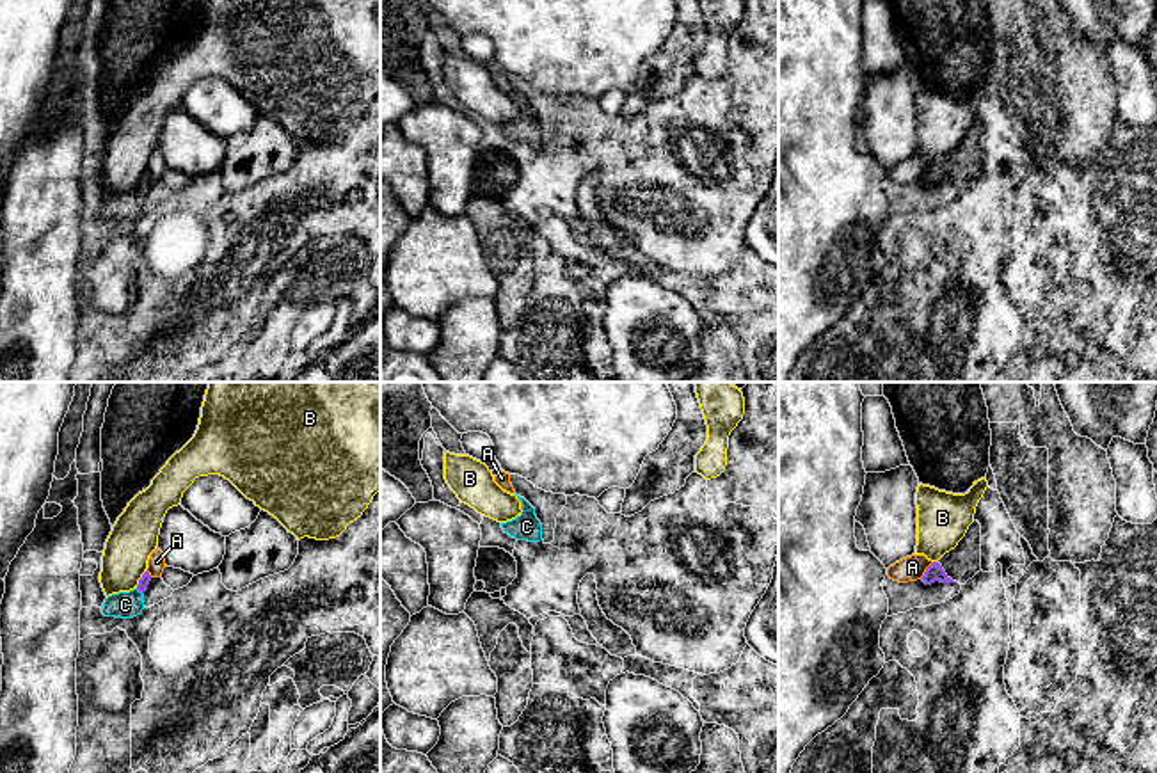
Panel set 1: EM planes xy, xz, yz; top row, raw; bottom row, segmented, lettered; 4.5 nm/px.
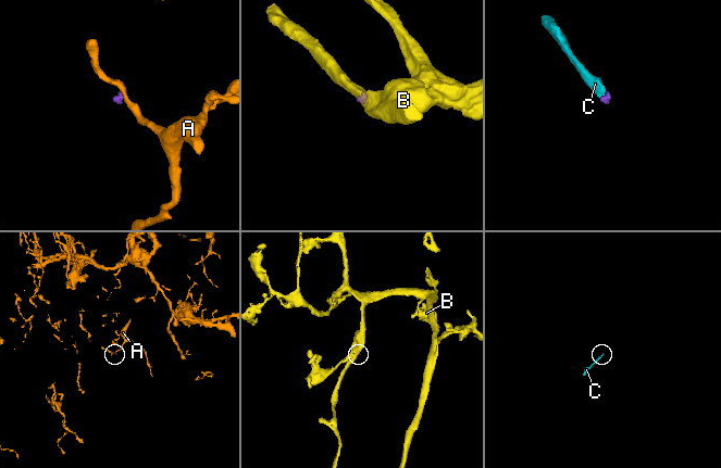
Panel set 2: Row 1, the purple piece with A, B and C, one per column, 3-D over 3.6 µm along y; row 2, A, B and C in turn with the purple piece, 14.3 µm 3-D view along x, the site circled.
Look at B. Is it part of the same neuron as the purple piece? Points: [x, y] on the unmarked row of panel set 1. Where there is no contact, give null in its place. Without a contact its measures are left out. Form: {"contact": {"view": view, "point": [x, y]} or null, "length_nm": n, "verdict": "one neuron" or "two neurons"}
{"contact": {"view": "xy", "point": [139, 182]}, "length_nm": 90, "verdict": "two neurons"}

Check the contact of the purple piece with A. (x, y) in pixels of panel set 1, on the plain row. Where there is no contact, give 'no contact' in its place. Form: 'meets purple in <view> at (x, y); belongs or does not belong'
meets purple in yz at (926, 173); does not belong

